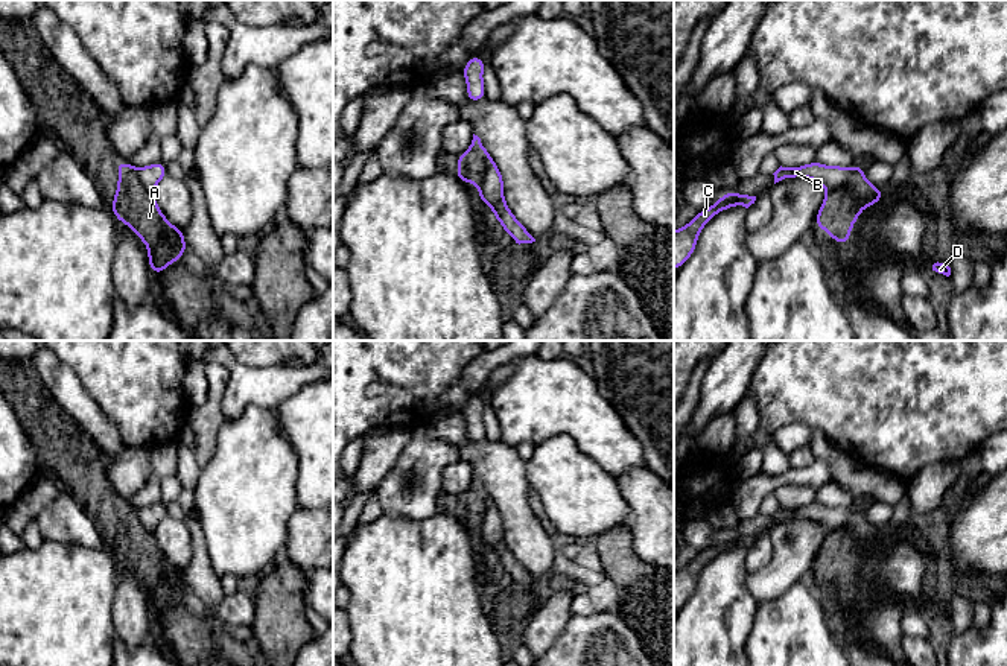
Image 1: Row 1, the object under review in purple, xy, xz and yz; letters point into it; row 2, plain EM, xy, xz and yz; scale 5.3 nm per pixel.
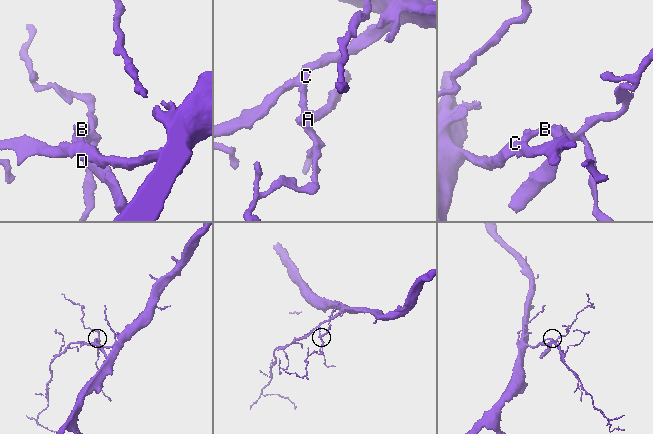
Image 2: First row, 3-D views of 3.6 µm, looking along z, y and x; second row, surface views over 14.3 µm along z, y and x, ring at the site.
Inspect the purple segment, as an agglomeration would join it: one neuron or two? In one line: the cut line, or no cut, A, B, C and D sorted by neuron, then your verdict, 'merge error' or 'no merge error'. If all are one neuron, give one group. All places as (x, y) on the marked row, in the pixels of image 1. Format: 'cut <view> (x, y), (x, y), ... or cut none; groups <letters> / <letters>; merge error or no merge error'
cut xz (470, 148), (486, 163), (486, 174), (479, 186); groups A / B C D; merge error

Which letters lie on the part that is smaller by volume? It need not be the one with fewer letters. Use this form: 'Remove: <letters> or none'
Remove: A

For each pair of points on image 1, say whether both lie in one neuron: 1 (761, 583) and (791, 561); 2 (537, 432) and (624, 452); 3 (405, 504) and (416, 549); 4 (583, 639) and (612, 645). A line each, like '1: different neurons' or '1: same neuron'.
1: same neuron
2: same neuron
3: different neurons
4: same neuron

